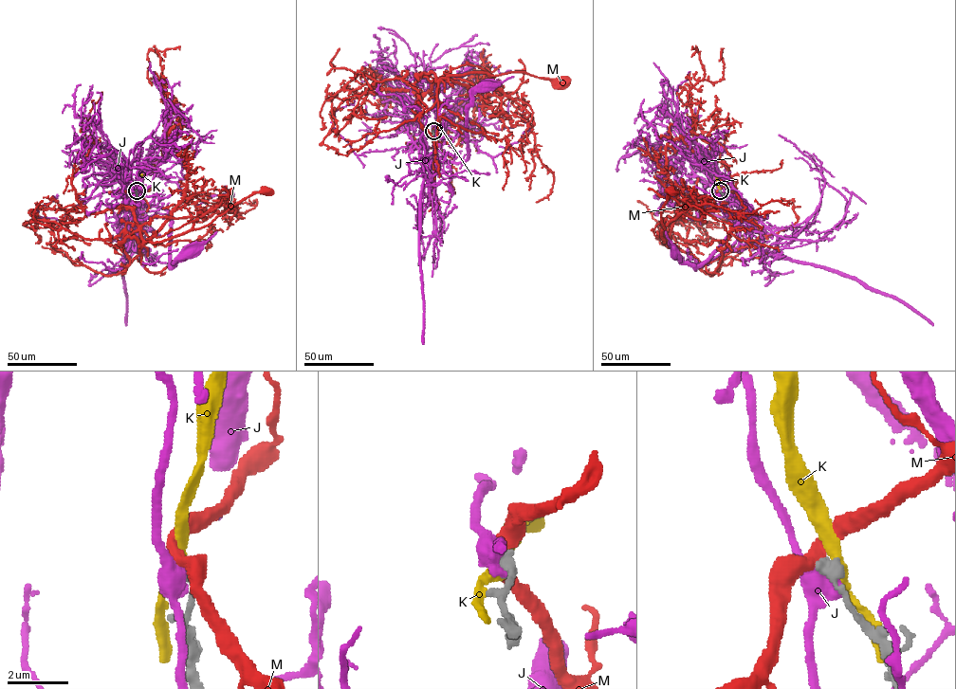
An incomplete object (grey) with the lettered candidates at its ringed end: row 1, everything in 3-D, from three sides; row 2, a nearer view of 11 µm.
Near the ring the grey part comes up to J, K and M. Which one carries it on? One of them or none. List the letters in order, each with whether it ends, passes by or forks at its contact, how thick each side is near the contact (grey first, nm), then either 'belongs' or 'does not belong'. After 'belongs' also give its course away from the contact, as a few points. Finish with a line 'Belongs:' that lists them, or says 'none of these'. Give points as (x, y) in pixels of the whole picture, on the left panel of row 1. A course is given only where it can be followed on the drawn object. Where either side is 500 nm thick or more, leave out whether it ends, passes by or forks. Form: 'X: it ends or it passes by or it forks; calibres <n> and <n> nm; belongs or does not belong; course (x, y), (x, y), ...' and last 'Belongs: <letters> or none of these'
J: calibres 550 and 500 nm; does not belong
K: calibres 550 and 320 nm; does not belong
M: calibres 500 and 460 nm; does not belong
Belongs: none of these

